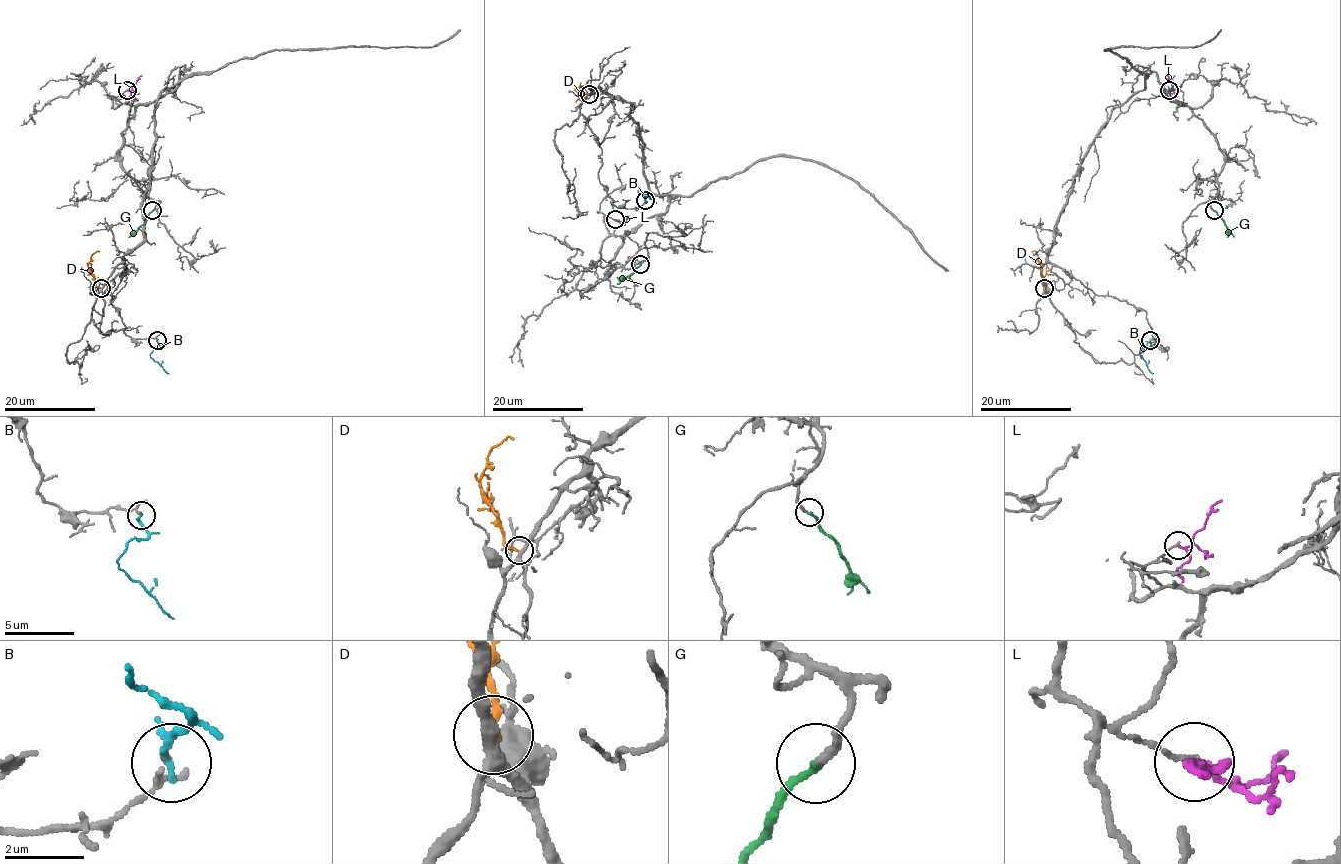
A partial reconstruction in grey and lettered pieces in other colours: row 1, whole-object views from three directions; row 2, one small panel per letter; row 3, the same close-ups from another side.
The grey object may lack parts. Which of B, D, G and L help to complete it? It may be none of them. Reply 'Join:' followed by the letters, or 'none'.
Join: G

